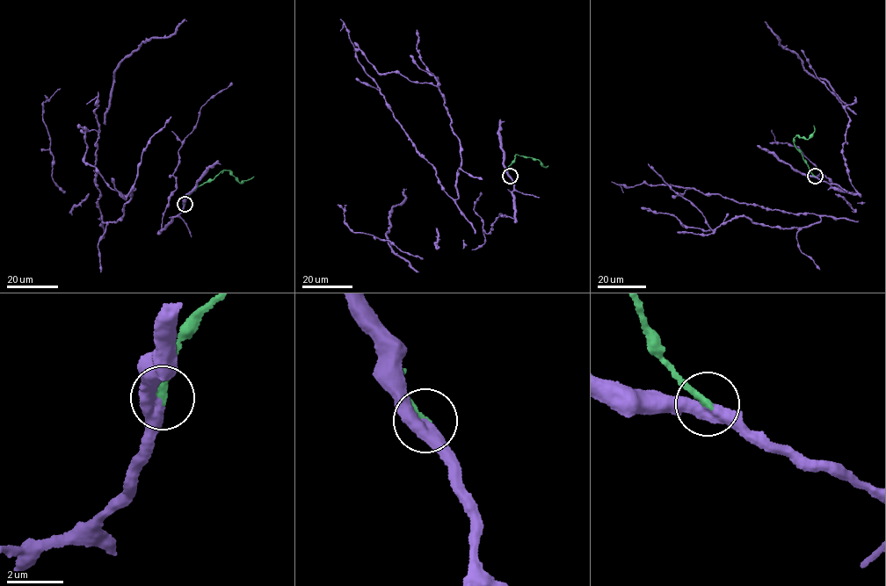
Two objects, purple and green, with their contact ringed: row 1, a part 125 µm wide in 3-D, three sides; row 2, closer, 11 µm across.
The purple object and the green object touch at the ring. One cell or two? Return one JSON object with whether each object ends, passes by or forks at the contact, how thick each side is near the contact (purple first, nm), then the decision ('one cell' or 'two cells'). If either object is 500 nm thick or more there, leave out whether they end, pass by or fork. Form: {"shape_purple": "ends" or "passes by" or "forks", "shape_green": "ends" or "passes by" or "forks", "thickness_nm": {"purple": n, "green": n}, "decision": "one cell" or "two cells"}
{"shape_purple": "passes by", "shape_green": "ends", "thickness_nm": {"purple": 440, "green": 240}, "decision": "one cell"}

